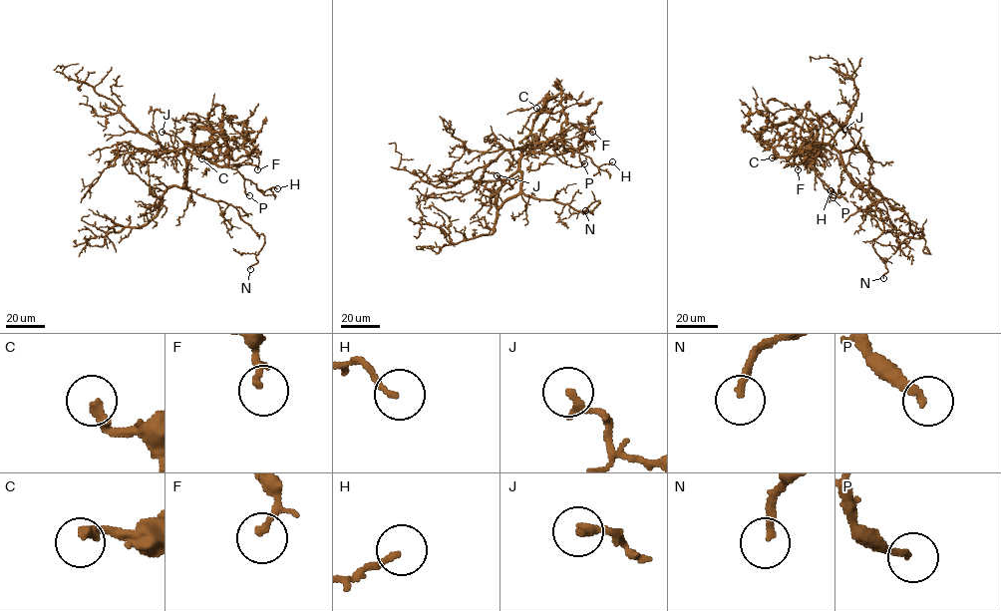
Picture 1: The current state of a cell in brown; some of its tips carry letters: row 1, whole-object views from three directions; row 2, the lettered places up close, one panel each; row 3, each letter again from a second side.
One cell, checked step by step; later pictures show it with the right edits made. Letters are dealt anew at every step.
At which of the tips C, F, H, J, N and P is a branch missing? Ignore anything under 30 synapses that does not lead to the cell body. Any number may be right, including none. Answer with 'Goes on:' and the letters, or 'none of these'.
Goes on: C, P

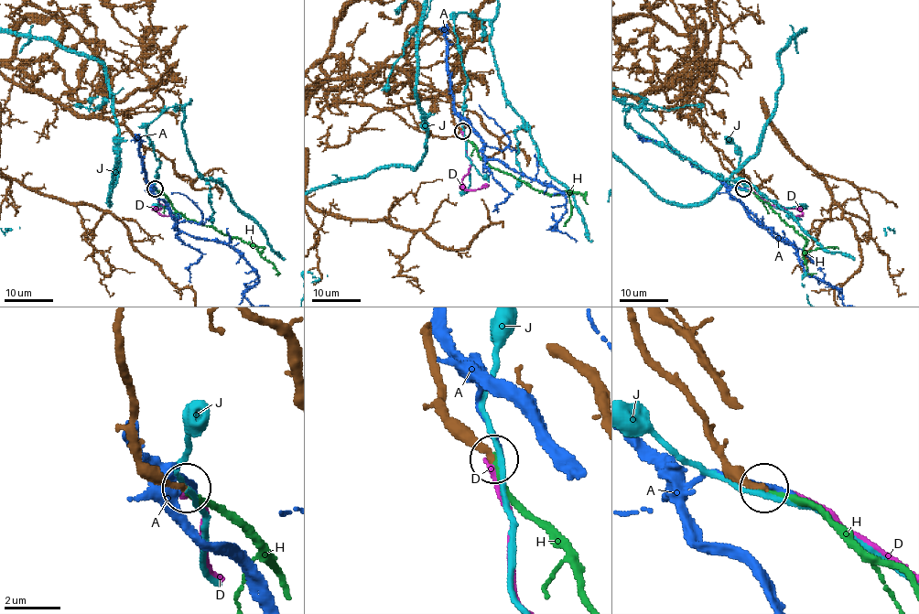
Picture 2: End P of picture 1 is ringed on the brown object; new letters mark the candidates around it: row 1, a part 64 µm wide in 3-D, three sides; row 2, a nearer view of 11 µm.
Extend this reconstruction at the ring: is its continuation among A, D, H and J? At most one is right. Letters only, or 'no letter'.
H

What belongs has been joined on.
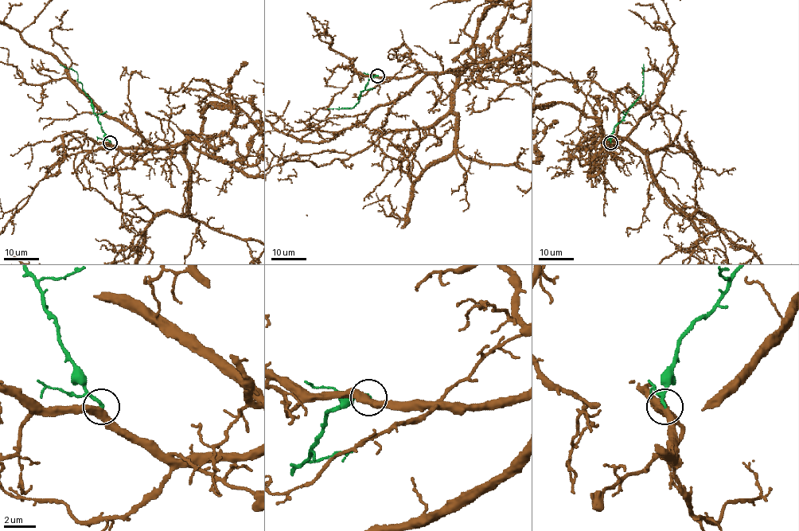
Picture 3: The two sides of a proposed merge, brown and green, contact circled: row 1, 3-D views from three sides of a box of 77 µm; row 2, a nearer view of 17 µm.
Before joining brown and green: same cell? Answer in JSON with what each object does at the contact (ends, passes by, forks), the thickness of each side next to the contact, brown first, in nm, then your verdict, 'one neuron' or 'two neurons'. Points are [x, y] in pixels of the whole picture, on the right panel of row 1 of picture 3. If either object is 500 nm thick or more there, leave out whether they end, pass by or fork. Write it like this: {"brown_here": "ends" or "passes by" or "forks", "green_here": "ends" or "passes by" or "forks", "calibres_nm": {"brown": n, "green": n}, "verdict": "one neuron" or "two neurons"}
{"brown_here": "passes by", "green_here": "ends", "calibres_nm": {"brown": 440, "green": 200}, "verdict": "two neurons"}

